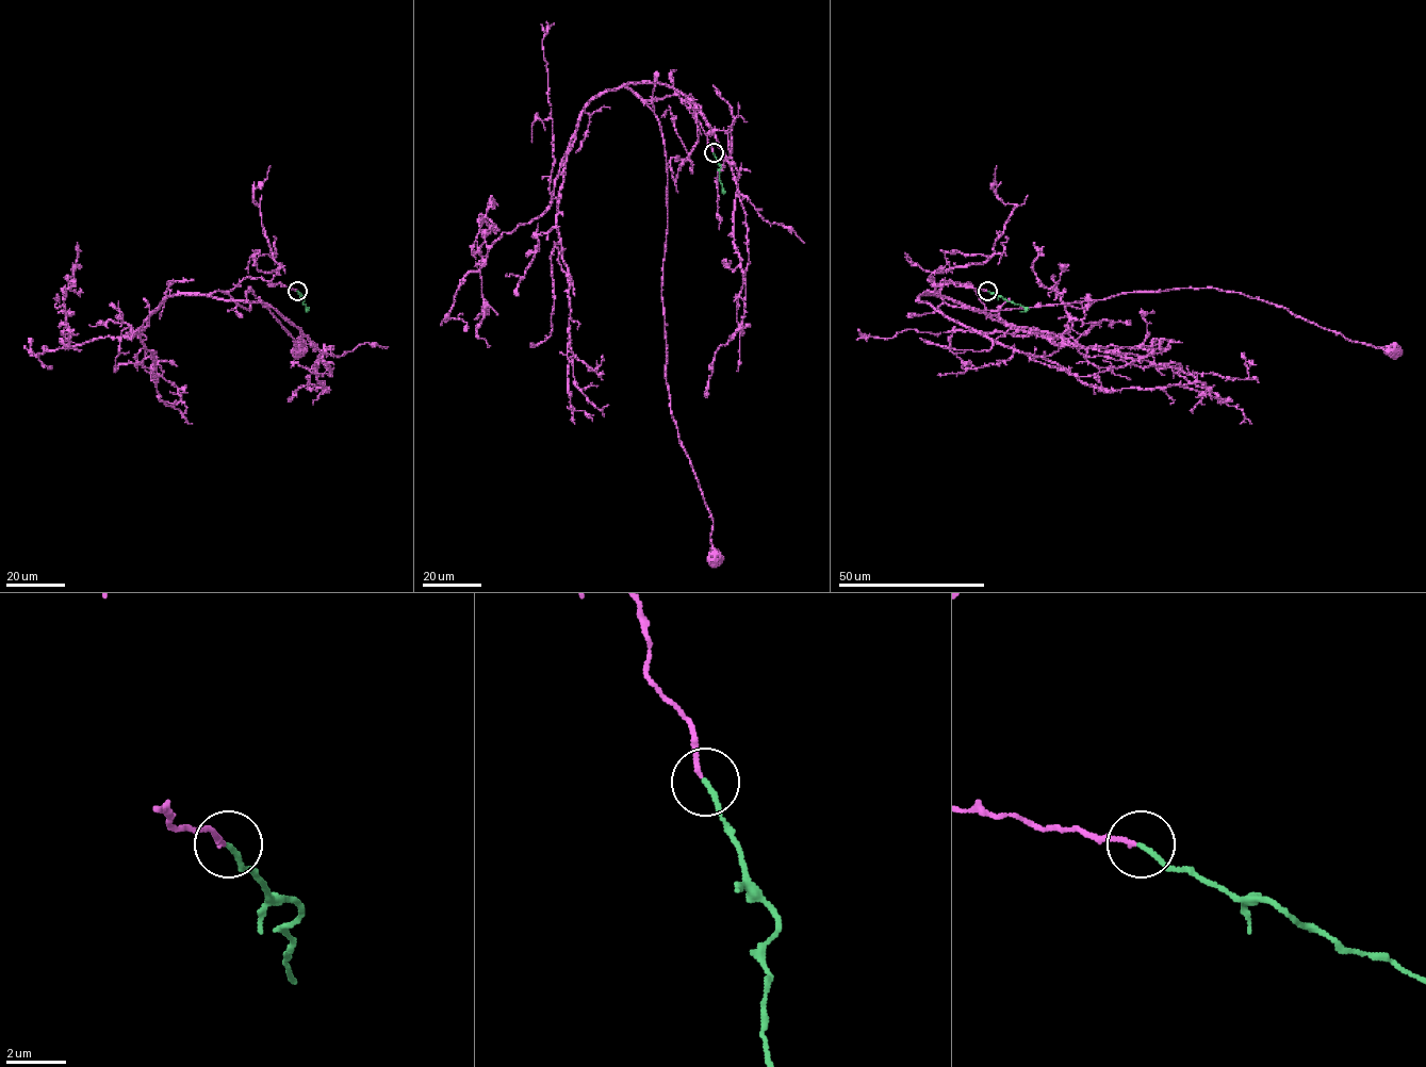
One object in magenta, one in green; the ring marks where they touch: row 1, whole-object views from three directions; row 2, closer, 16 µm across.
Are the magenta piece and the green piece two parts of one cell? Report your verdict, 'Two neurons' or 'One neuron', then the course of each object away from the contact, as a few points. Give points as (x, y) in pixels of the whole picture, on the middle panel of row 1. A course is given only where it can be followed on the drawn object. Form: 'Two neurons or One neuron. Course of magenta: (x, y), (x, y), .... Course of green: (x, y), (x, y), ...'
One neuron. Course of magenta: (712, 152), (685, 96), (644, 102), (657, 119), (667, 163), (666, 381), (679, 441), (711, 516), (715, 556). Course of green: (714, 153), (720, 166), (722, 185)

